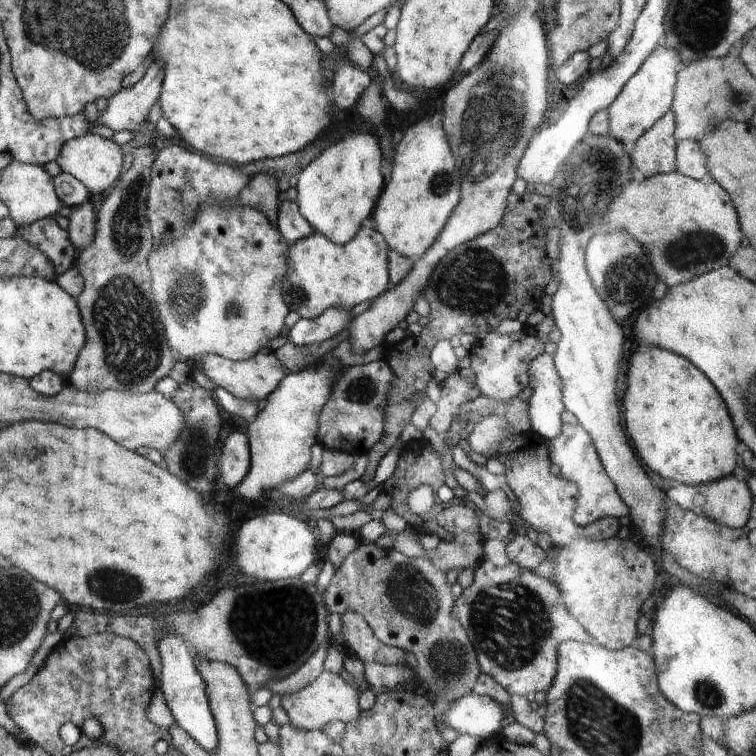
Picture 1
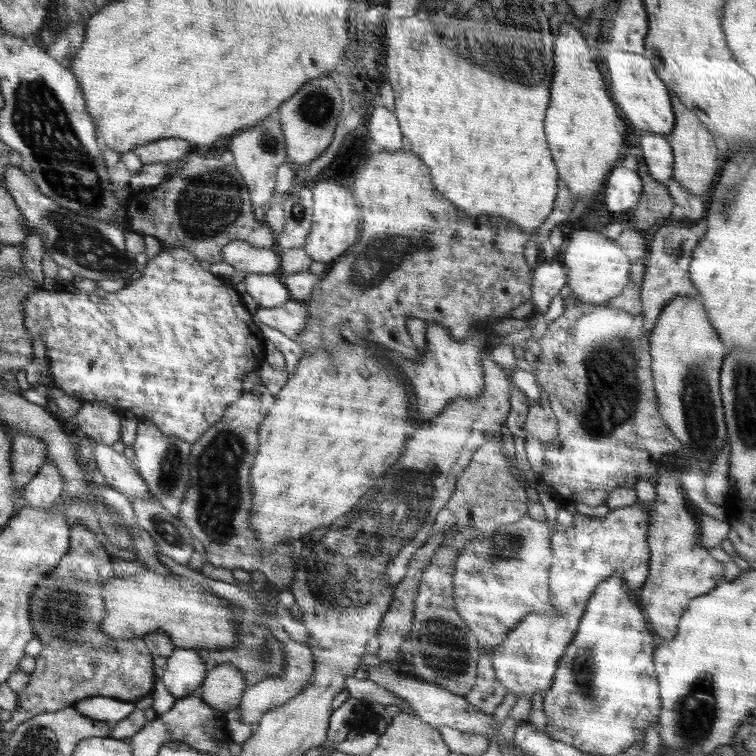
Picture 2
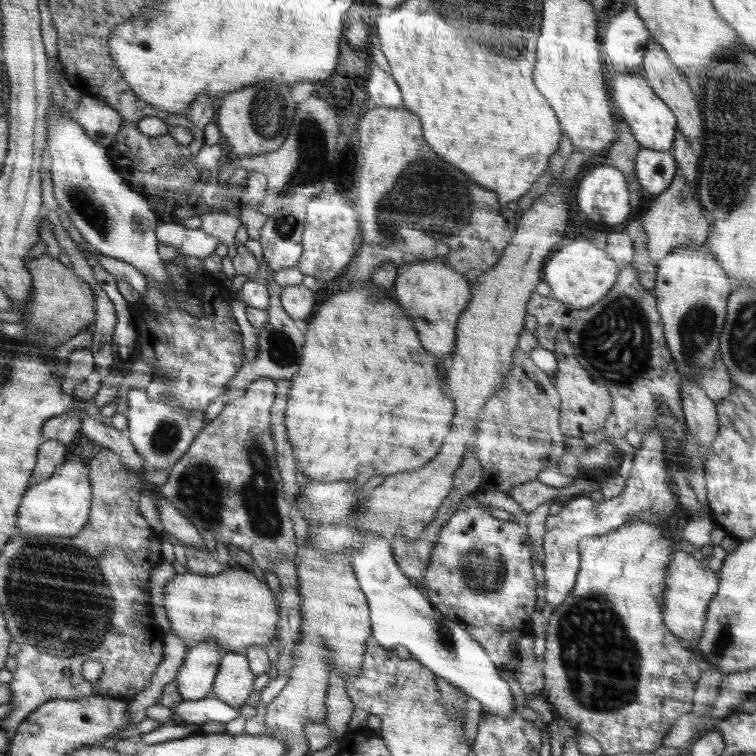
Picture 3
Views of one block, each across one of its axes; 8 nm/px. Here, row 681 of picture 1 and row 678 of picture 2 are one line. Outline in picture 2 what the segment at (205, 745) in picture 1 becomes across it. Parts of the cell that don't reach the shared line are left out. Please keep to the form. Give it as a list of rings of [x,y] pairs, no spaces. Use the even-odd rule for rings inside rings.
[[[178,649],[168,657],[161,681],[176,699],[196,695],[204,681],[206,668],[196,649]]]

